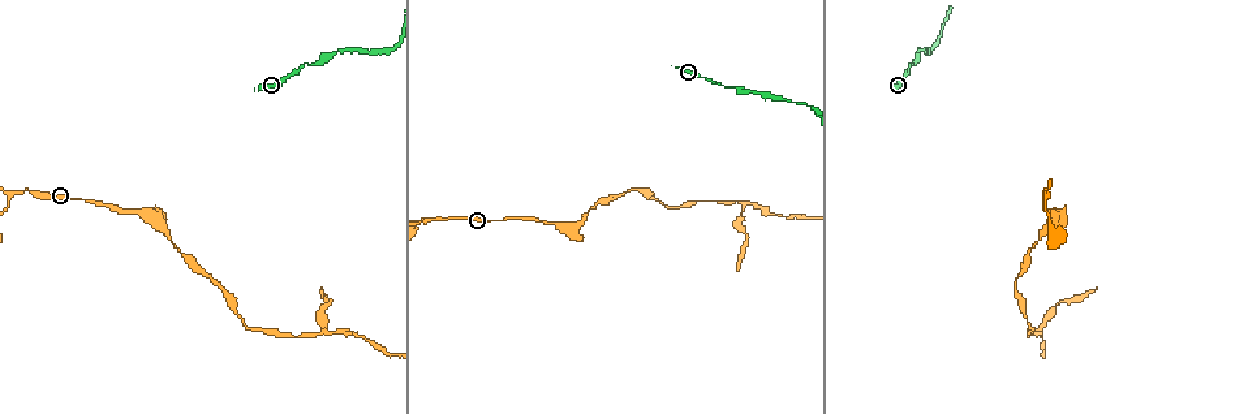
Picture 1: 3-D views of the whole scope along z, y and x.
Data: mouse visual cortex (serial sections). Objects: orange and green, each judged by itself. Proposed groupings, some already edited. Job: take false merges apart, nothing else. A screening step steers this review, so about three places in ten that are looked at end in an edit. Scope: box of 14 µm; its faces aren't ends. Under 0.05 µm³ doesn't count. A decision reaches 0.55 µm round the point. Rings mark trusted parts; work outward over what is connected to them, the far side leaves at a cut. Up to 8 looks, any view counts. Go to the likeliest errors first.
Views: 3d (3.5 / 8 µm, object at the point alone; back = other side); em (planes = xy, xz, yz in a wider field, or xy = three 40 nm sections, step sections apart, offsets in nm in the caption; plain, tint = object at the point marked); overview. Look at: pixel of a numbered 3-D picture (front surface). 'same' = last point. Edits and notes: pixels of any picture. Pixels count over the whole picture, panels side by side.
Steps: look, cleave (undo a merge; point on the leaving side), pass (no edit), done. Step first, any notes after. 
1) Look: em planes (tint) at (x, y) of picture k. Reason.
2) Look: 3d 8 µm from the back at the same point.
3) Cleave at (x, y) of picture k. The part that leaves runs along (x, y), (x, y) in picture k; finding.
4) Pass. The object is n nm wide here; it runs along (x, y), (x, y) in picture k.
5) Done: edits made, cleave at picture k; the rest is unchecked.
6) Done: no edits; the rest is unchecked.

Look: em xy step 3 (tint) at (425, 221) of picture 1. A fork.

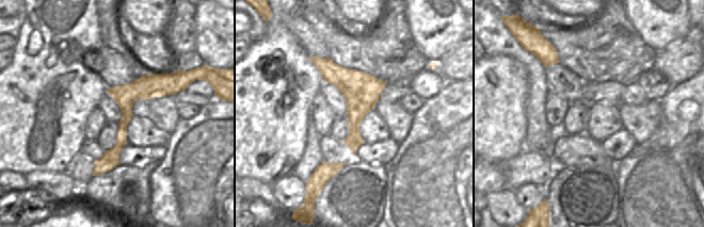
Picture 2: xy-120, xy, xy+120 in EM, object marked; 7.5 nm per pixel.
Look: 3d 3.5 µm at the same point.

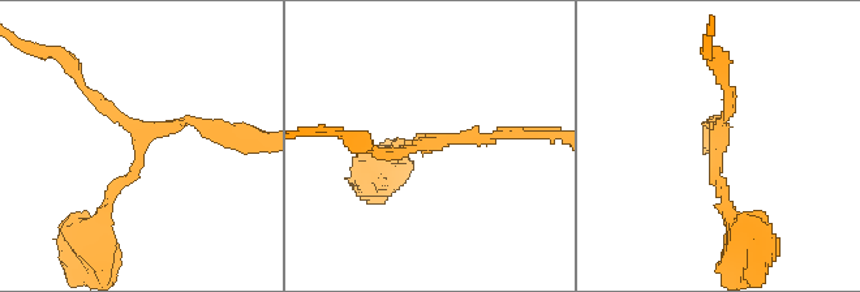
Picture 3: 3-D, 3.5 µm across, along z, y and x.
Pass. It runs along (223, 129), (154, 125), (107, 210) in picture 3; one cell here.

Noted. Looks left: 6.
Look: 3d 3.5 µm at (326, 332) of picture 1. Branch point.

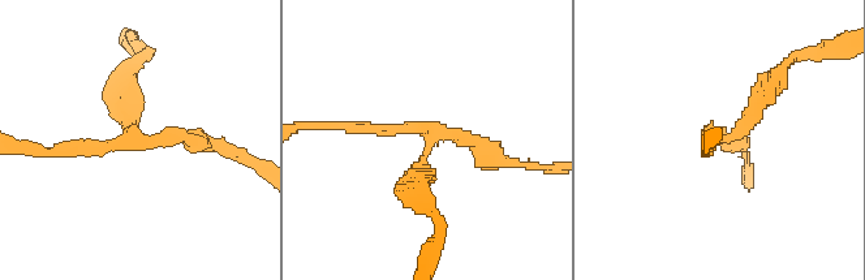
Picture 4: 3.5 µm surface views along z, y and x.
Look: em xy step 3 (tint) at (424, 131) of picture 4. 3 arms meet here; the arms are 150, 200, 250 nm wide; now the EM.

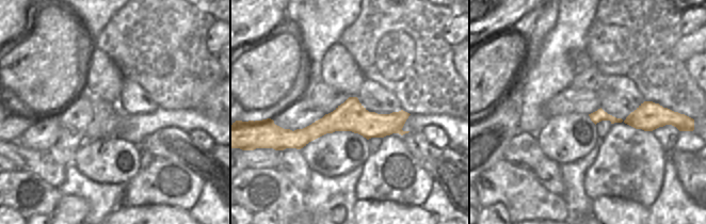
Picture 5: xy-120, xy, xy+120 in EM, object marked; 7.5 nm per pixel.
Cleave at (120, 102) of picture 4. The part that leaves runs along (726, 138), (799, 57) in picture 4; two cells meet here.

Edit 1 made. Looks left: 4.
Look: 3d 3.5 µm at (911, 64) of picture 1. Narrows sharply.

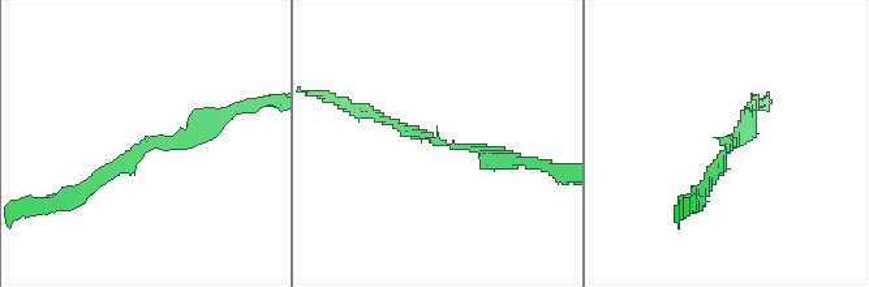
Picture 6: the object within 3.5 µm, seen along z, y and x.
Look: em xy step 5 (tint) at (733, 142) of picture 6. Shape alone is not enough.

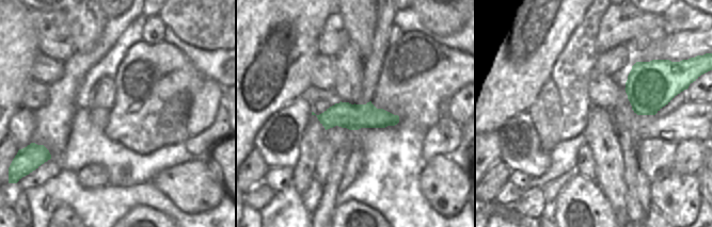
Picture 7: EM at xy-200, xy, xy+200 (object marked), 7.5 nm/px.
Pass. Continuous, no second cell.

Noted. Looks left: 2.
Done: edits made, cleave at picture 4; the rest is unchecked.

